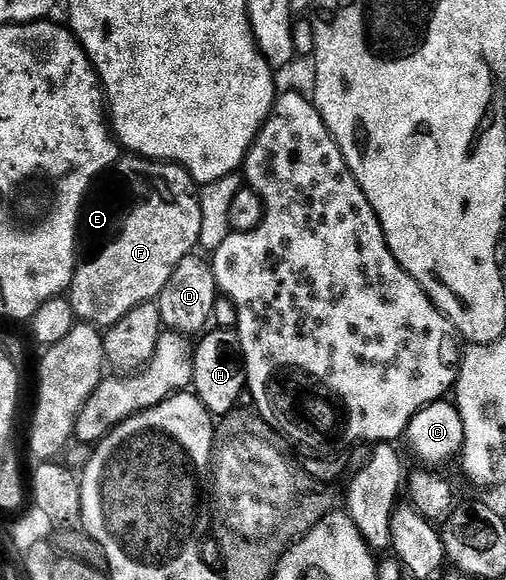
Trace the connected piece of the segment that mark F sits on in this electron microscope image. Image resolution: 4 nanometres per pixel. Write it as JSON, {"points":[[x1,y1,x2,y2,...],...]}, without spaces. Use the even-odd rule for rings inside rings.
{"points":[[140,156,132,161,136,182,147,200,145,209,134,213,124,233,80,267,67,291,76,317,98,328,114,326,132,310,158,299,176,266,194,253,201,241,201,195,188,170,172,162,154,162]]}

